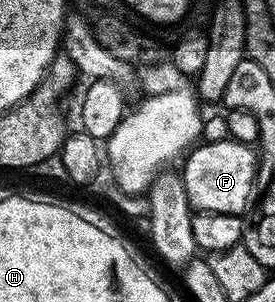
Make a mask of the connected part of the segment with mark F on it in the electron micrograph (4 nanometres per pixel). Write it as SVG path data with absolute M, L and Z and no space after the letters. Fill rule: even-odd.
M231 138L224 140L212 140L209 144L200 142L187 153L183 161L184 170L182 177L189 196L191 207L197 212L218 212L220 214L234 214L244 216L249 211L250 201L254 196L256 187L256 165L258 163L258 152L253 145L243 144Z

